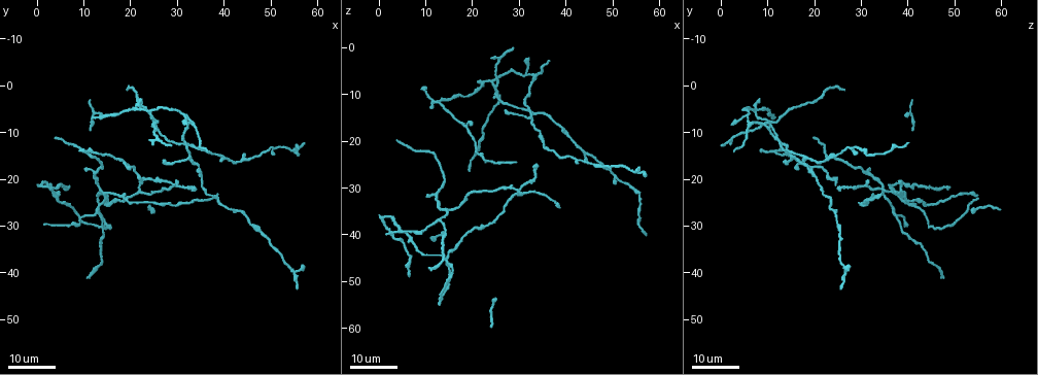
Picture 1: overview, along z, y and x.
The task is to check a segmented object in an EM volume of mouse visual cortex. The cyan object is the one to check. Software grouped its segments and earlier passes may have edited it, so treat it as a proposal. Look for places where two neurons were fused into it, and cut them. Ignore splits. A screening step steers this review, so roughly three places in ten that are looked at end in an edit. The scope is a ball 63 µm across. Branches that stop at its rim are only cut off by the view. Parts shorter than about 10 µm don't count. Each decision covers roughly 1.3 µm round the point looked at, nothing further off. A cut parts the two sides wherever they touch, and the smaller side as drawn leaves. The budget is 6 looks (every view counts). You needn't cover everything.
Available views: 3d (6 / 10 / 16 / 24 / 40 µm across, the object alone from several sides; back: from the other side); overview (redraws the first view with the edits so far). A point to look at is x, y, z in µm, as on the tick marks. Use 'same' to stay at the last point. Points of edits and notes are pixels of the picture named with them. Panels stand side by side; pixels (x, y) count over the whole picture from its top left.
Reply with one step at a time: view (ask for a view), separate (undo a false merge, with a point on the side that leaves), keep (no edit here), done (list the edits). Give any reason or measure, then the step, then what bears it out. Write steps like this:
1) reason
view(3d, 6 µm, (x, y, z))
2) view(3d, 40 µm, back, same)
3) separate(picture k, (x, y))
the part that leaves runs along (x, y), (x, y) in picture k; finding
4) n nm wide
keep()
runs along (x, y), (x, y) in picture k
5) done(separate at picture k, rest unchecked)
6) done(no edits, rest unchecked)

three arms meet
view(3d, 24 µm, (11.5, 18.0, 31.0))

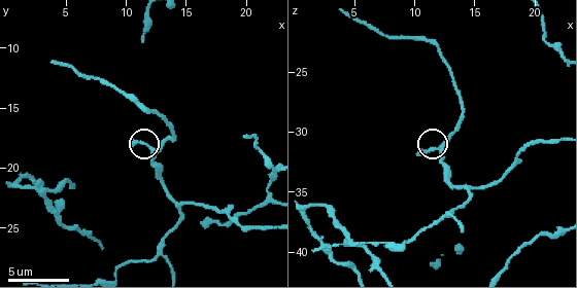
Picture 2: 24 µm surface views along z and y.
view(3d, 10 µm, (12.2, 18.4, 31.2))

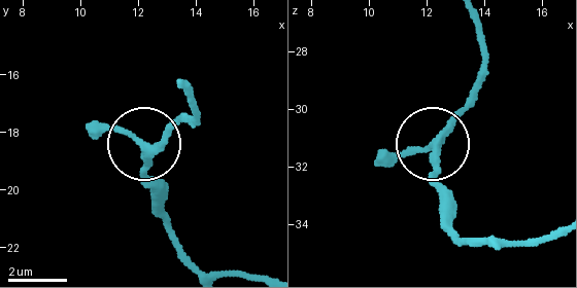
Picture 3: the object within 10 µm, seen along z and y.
from behind
view(3d, 10 µm, back, (11.9, 18.4, 31.3))

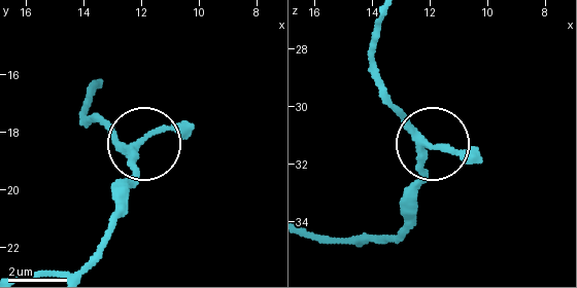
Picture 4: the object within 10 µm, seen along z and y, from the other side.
keep()
runs along (77, 271), (109, 222), (139, 143), (119, 138), (102, 114) in picture 4; continuous, no second neuron

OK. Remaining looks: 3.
arms part here
view(3d, 16 µm, (14.4, 23.2, 34.8))

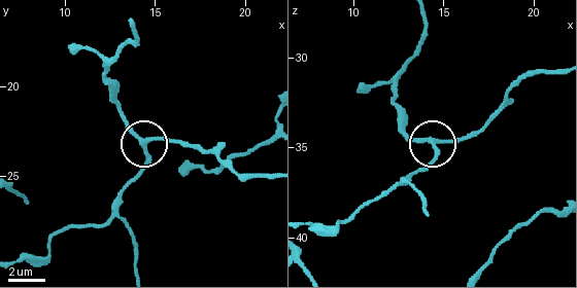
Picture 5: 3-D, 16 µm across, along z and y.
zoom in
view(3d, 6 µm, (14.2, 23.2, 34.6))

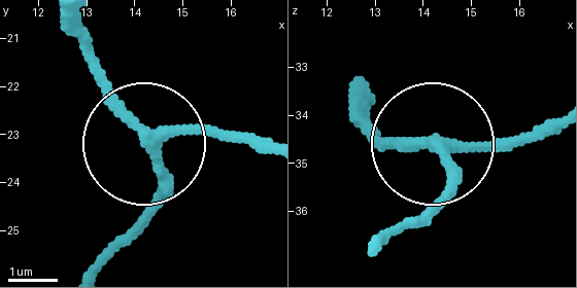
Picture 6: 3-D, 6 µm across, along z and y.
220 nm wide
keep()
runs along (555, 117), (495, 142), (437, 146), (445, 190), (433, 223) in picture 6; all the same neuron

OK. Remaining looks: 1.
three-way junction
view(3d, 10 µm, (12.8, 27.2, 36.8))

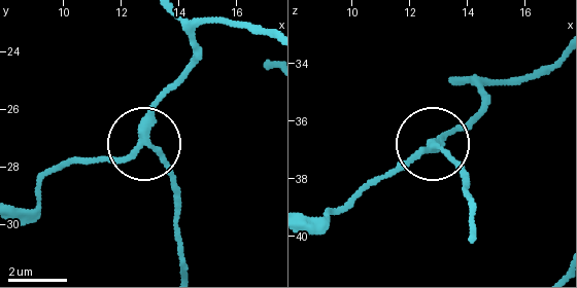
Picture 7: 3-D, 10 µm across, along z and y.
250 nm wide
keep()
runs along (266, 35), (222, 20), (199, 28), (145, 138), (83, 160) in picture 7; all the same neuron

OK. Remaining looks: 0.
done(no edits, rest unchecked)

